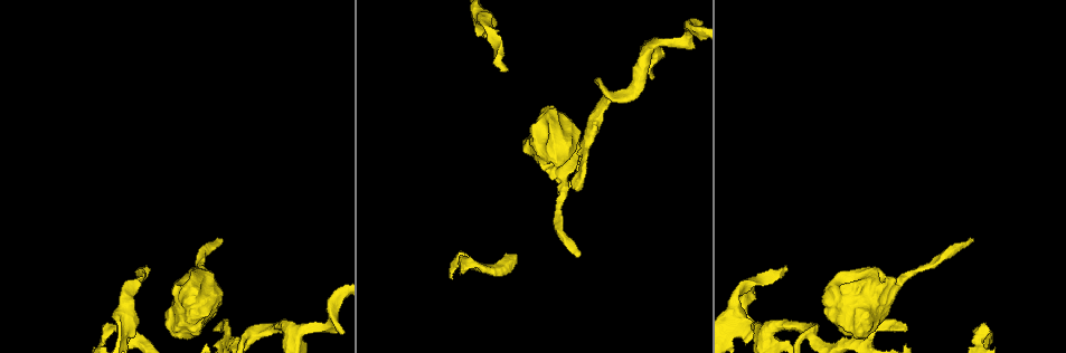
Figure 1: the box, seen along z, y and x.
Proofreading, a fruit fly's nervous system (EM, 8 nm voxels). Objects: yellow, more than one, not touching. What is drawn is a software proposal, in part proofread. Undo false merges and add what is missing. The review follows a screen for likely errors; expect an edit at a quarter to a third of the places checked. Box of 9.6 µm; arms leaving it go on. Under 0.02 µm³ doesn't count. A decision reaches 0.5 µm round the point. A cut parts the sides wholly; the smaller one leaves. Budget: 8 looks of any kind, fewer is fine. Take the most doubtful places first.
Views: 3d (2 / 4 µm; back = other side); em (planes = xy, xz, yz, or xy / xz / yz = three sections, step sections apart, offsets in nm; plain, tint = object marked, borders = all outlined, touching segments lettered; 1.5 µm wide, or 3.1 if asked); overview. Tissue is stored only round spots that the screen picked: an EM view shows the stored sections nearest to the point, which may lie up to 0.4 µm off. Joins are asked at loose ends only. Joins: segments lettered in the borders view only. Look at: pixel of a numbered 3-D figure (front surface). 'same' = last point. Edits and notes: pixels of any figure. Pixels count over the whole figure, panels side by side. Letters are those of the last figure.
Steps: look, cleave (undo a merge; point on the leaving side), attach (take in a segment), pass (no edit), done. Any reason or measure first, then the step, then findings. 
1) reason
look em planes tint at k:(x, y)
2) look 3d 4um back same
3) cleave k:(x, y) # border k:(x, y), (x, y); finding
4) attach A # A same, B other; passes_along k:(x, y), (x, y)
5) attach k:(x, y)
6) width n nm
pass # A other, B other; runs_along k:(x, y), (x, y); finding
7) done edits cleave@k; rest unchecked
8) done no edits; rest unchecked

long arm stops here
look em planes borders at 1:(221, 240)

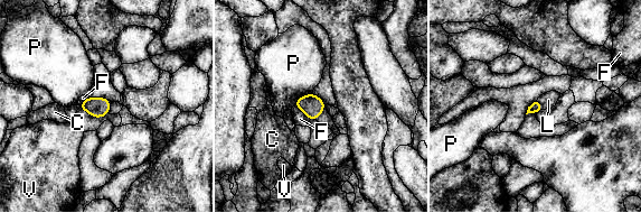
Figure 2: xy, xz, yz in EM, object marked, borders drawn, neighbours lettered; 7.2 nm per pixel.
longest_contact P 170 nm
attach L # C other, F other, L same, P other, V other; passes_along 2:(312, 105), (320, 113), (324, 119); it goes on there

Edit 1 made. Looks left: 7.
free end
look em yz step 4 tint at 1:(508, 70)

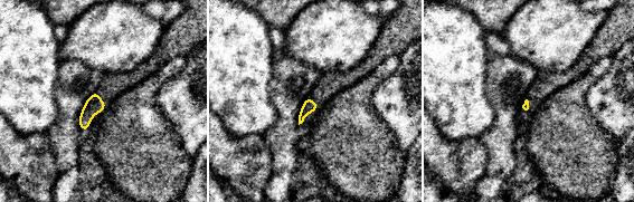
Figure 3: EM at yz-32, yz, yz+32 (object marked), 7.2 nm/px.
look em planes borders same

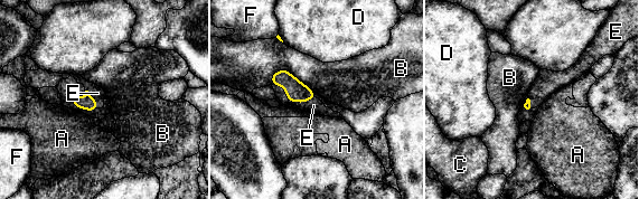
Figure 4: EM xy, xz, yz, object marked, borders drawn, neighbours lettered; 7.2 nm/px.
attach E # A other, B other, C other, D other, E same, F other; passes_along 4:(88, 103), (88, 94), (97, 93); the neuron continues

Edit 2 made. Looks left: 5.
look overview

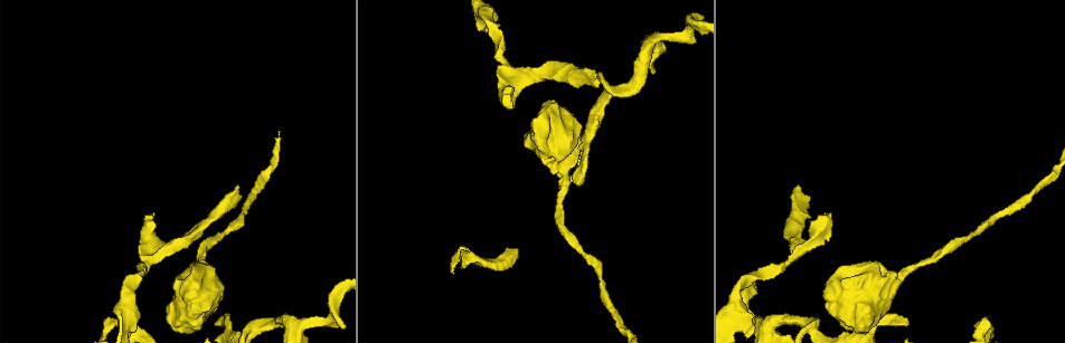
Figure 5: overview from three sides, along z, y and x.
branch stops here
look em planes borders at 5:(154, 212)

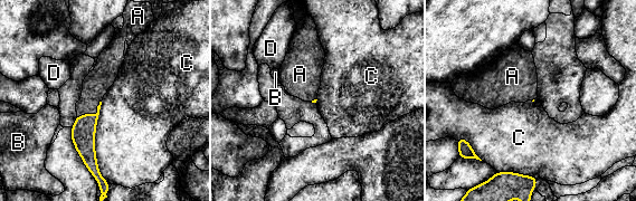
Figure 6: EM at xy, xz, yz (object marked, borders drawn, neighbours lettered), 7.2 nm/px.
attach A # A same, B other, C other, D other; the neuron continues

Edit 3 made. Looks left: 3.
done edits attach@2, attach@4, attach@6; rest unchecked

